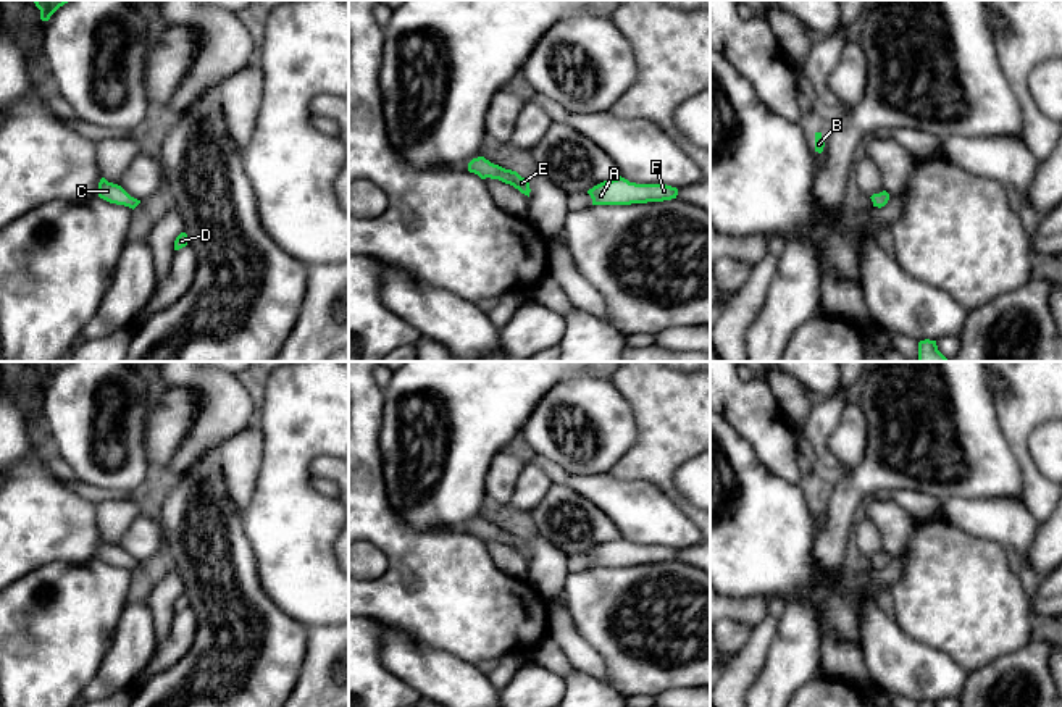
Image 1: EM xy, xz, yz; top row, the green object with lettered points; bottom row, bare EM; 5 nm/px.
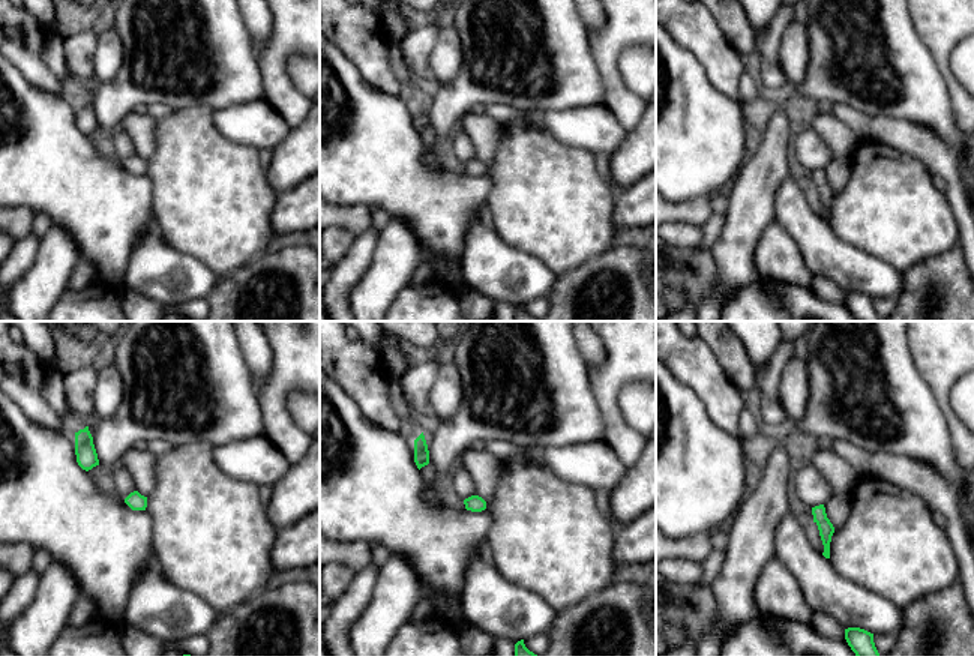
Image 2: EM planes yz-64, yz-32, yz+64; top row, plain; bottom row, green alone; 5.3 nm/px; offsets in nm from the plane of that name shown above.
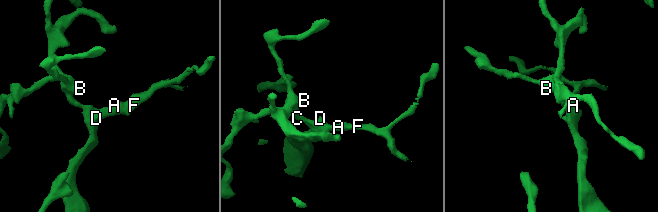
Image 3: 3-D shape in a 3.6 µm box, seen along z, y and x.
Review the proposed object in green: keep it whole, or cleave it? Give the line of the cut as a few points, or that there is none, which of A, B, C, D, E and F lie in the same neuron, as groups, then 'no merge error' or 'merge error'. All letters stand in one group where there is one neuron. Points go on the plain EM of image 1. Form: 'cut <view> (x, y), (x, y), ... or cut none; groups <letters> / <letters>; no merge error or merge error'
cut none; groups A B C D E F; no merge error

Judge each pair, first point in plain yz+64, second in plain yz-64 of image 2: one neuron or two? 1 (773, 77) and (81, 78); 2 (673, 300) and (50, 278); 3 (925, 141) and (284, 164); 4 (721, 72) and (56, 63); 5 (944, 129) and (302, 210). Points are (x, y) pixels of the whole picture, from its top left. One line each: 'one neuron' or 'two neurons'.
1: one neuron
2: two neurons
3: two neurons
4: two neurons
5: two neurons

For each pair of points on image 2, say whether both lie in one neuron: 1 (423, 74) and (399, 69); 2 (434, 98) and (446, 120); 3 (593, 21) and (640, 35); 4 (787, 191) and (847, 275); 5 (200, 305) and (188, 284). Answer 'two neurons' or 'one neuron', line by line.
1: two neurons
2: one neuron
3: two neurons
4: one neuron
5: two neurons

